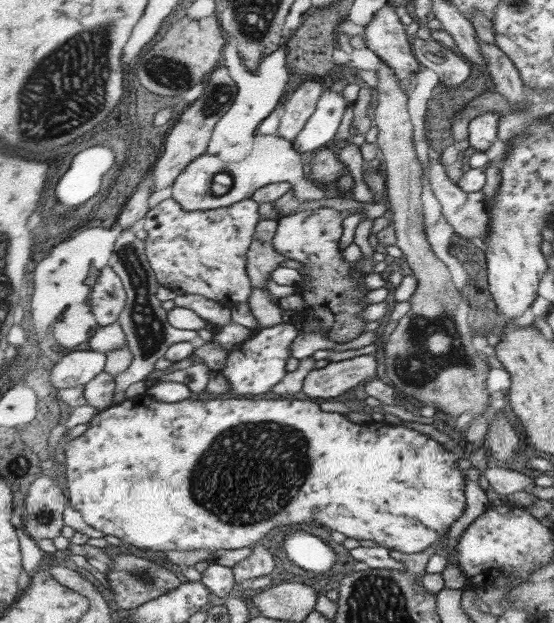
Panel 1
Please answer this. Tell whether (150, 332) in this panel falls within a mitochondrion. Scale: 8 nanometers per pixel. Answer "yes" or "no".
yes

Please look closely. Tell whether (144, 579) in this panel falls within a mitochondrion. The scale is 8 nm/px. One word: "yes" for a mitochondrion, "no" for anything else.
yes

